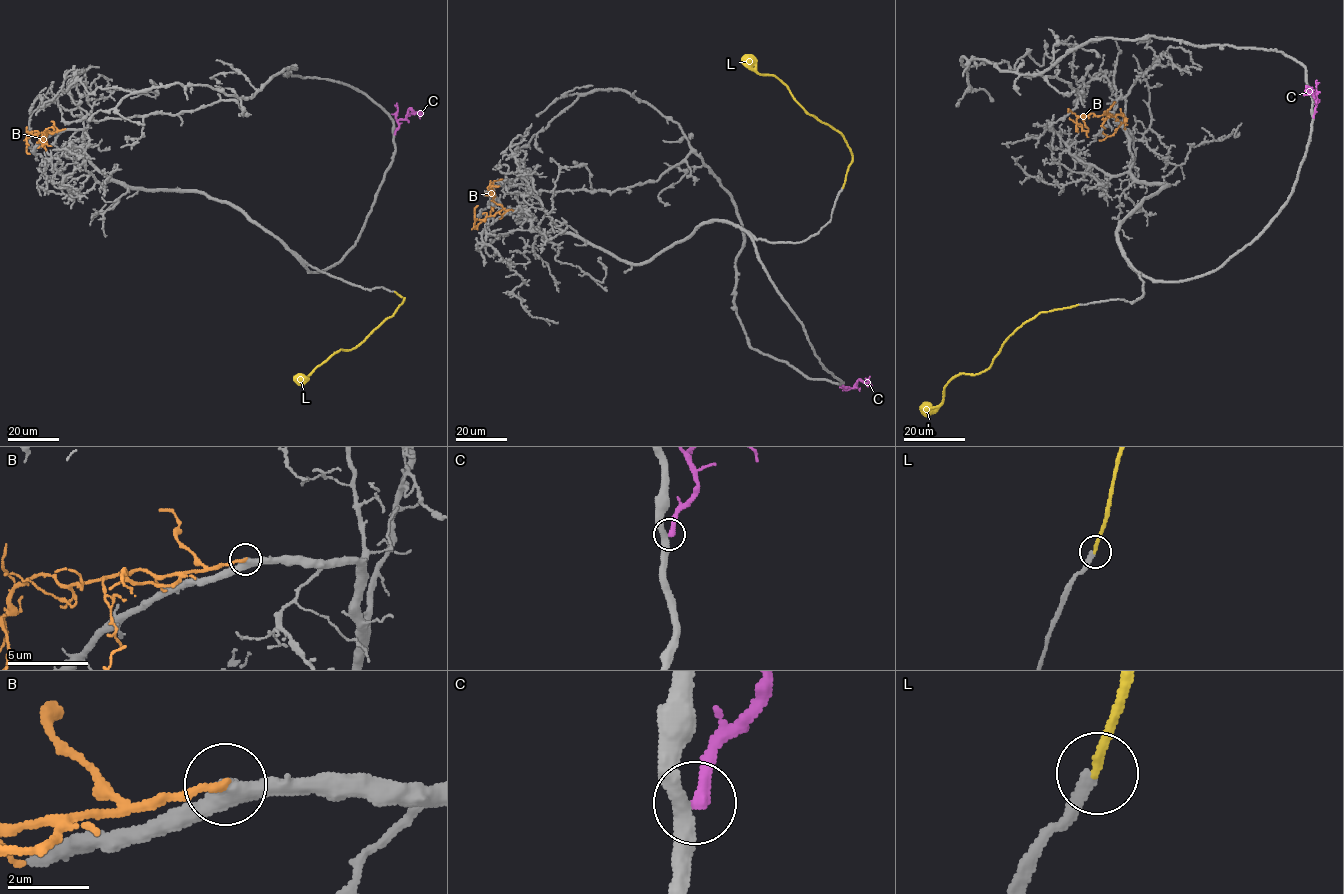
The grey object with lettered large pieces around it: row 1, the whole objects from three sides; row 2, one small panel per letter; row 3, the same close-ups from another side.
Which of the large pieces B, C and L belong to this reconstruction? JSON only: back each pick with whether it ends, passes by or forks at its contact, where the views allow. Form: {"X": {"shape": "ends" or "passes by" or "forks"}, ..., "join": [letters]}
{"B": {"shape": "ends"}, "L": {"shape": "ends"}, "join": ["B", "L"]}

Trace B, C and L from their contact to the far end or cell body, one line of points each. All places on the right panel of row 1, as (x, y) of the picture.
B: (1104, 111), (1121, 114), (1125, 121), (1112, 134), (1099, 141)
C: (1313, 117), (1318, 100), (1307, 86), (1309, 93), (1304, 91)
L: (1078, 304), (1039, 312), (1024, 322), (987, 369), (955, 376), (936, 409), (920, 407)

